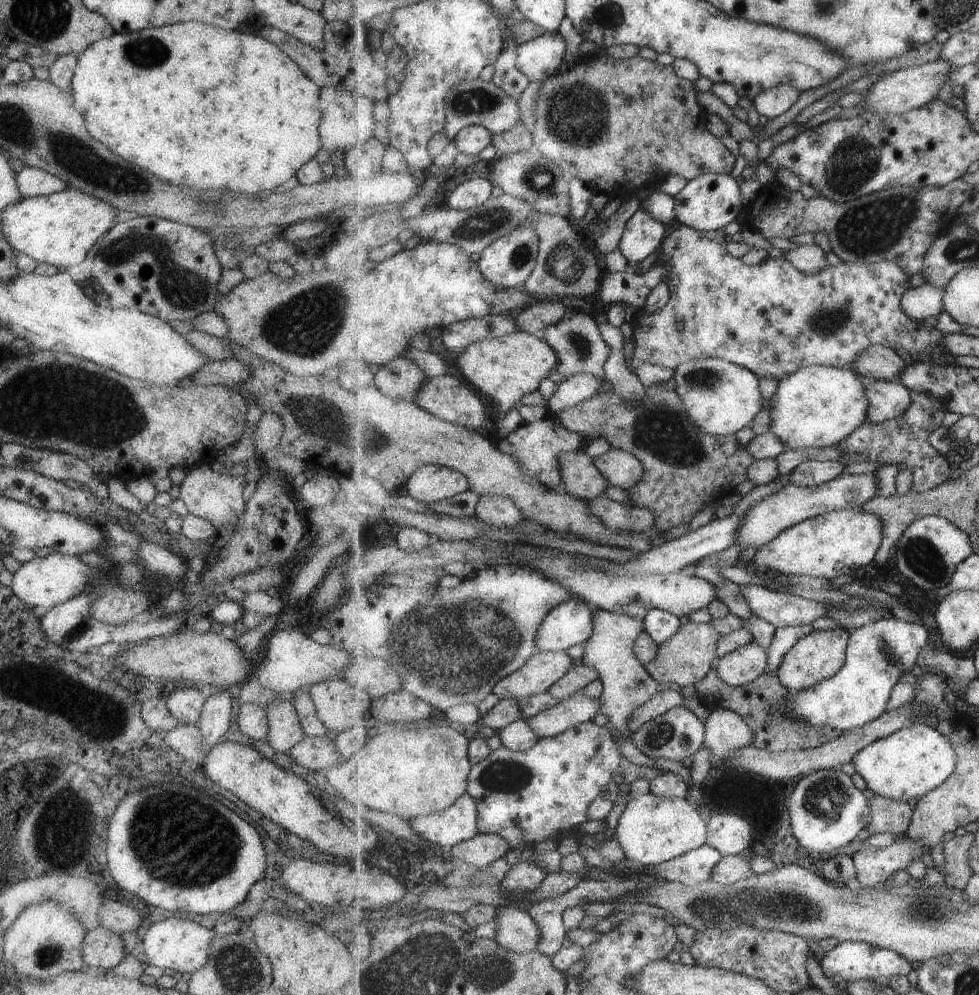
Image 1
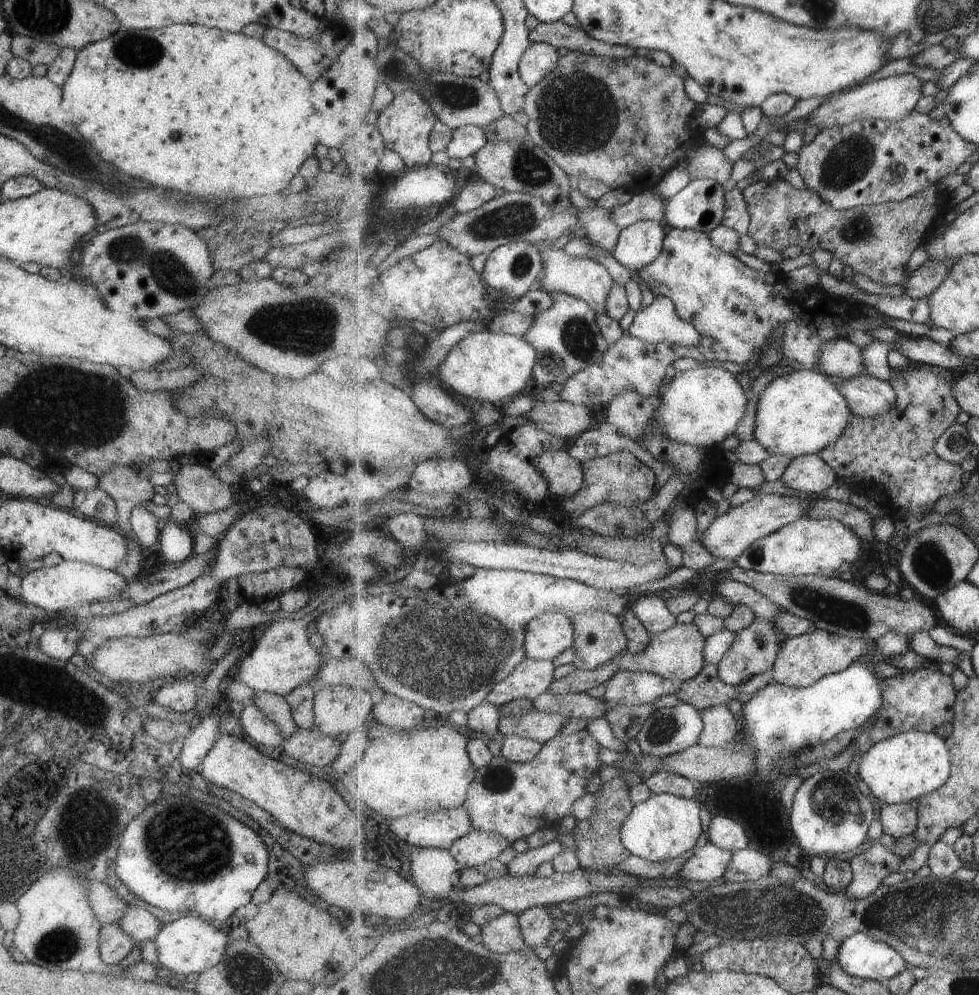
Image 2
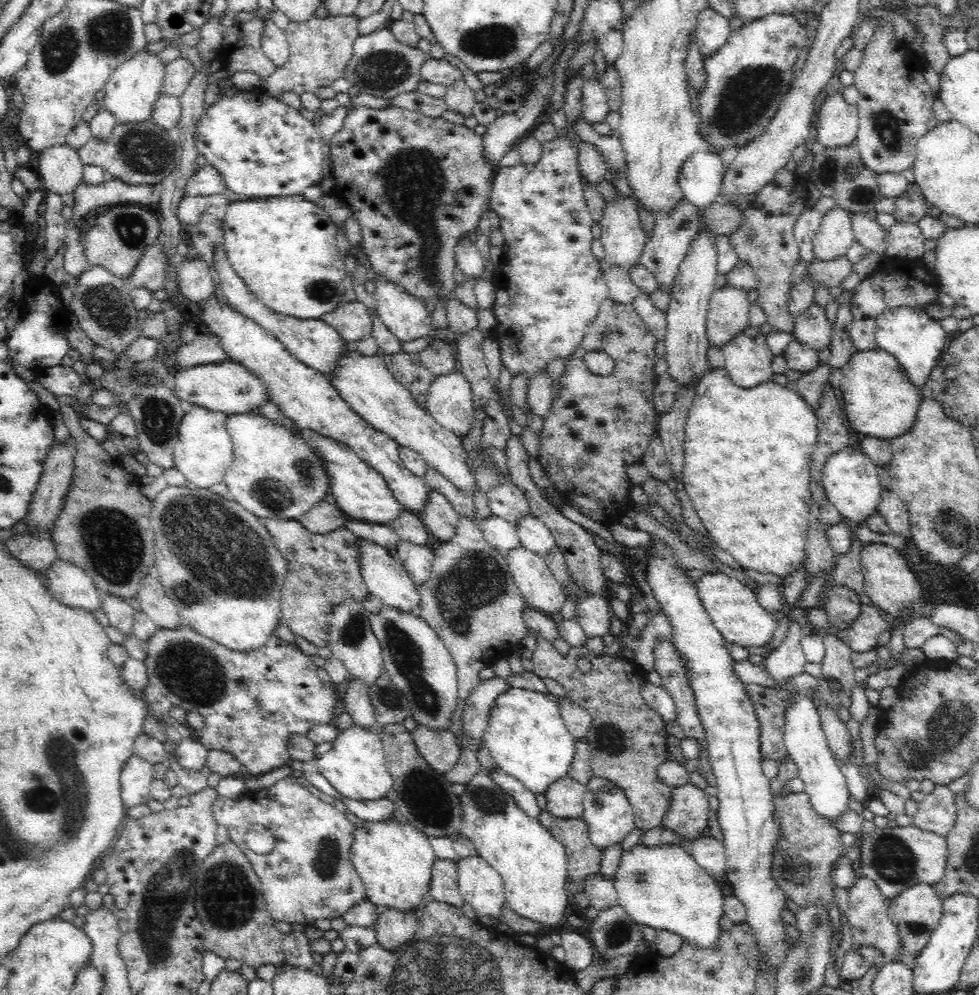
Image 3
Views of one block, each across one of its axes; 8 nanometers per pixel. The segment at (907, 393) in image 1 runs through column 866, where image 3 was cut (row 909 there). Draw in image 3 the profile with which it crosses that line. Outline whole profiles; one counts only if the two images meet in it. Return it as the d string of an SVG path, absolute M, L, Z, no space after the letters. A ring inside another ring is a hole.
M381 909L378 920L373 926L377 944L384 951L398 950L401 945L411 940L417 931L417 916L416 912L402 914L397 910Z

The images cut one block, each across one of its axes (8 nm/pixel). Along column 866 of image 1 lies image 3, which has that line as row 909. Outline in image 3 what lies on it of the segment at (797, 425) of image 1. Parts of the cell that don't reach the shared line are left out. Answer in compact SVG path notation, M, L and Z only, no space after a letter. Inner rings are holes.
M394 818L392 821L364 822L362 826L355 826L350 860L364 883L366 899L379 910L397 910L402 914L416 912L418 915L424 911L426 902L430 899L435 852L427 837L421 831L412 828L408 822L400 822Z

